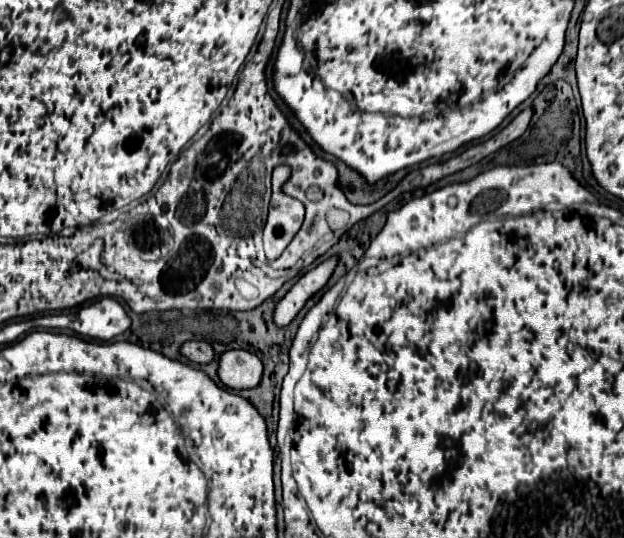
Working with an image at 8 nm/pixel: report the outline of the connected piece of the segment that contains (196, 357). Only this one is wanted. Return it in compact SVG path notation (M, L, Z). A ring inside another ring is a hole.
M190 340L190 342L184 342L180 346L180 354L184 358L188 358L190 362L194 364L208 364L212 358L214 358L214 350L210 344L206 342L196 342L196 340Z

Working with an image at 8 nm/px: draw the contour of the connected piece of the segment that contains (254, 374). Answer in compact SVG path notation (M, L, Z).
M228 350L218 360L218 378L230 390L254 388L262 376L262 362L248 350Z

